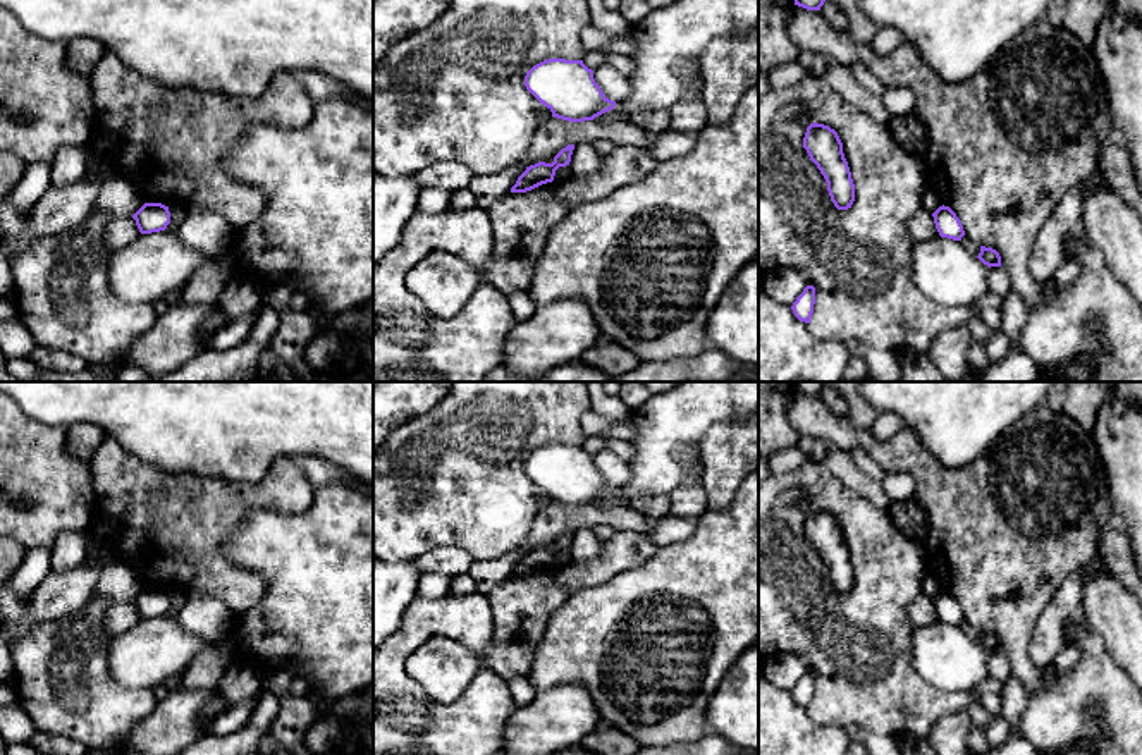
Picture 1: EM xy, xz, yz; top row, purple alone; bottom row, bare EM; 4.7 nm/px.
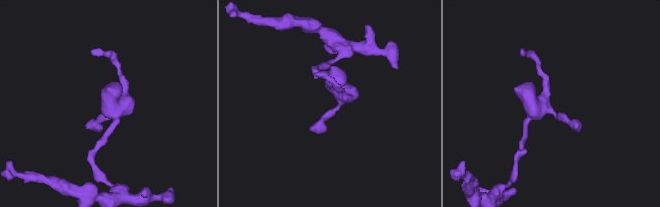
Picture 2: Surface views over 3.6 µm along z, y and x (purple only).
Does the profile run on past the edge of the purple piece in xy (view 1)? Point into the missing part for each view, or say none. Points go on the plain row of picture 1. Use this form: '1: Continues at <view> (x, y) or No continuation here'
1: No continuation here

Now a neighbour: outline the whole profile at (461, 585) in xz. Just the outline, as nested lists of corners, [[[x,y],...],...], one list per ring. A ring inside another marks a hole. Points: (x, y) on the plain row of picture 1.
[[[459,574],[456,578],[452,578],[451,588],[447,595],[468,595],[468,593],[475,593],[475,581],[470,574]]]

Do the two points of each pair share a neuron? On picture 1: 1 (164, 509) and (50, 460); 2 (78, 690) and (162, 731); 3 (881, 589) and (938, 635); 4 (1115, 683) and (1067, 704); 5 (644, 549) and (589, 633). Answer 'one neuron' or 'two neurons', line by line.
1: two neurons
2: two neurons
3: two neurons
4: one neuron
5: two neurons

